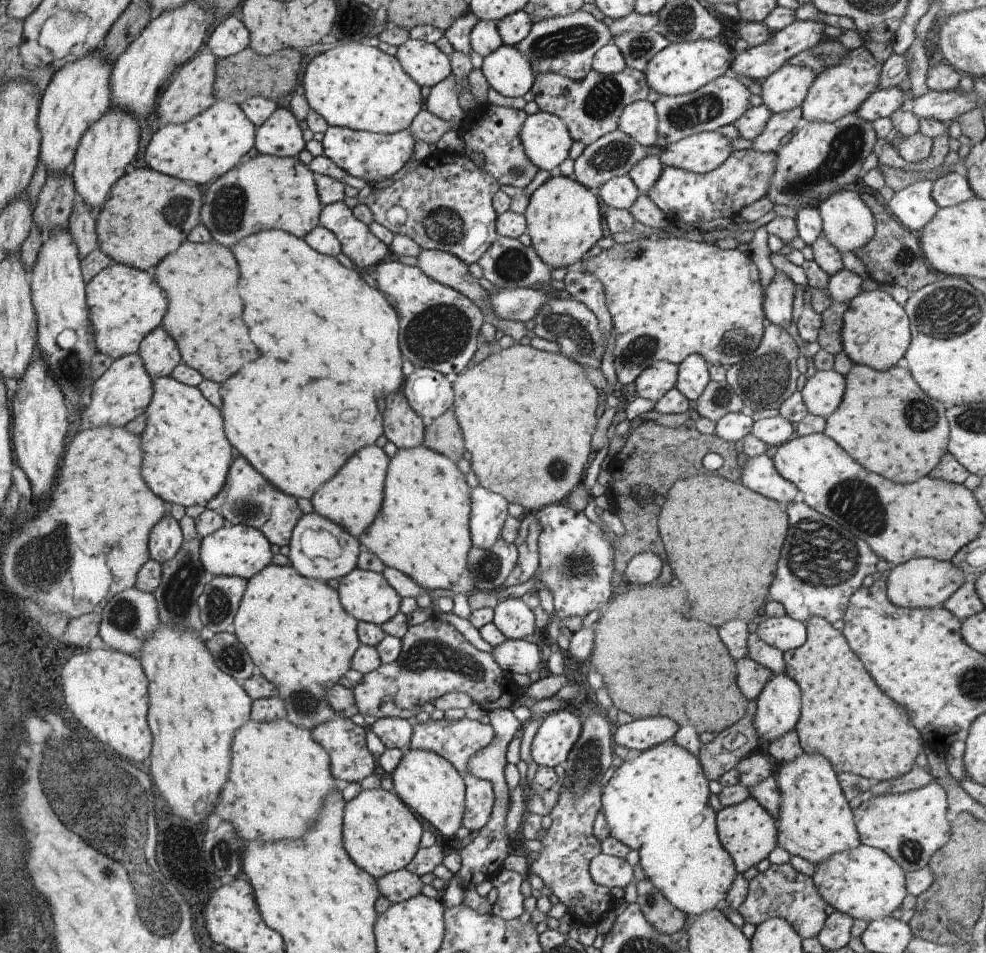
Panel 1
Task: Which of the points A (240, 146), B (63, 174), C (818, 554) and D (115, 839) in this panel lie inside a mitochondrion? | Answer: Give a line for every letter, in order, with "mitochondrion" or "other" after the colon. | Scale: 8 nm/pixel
A: other
B: other
C: mitochondrion
D: mitochondrion

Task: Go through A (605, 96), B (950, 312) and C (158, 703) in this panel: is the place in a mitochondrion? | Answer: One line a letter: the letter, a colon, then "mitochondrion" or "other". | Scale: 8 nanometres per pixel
A: mitochondrion
B: mitochondrion
C: other

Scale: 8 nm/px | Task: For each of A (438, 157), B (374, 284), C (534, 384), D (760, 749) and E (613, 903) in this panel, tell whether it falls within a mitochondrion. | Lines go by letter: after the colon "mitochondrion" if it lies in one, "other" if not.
A: other
B: other
C: other
D: other
E: other

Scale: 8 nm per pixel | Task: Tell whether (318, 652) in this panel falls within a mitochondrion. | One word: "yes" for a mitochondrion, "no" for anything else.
no

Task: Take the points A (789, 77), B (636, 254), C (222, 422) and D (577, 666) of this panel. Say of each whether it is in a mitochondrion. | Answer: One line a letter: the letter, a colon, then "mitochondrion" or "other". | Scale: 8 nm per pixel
A: other
B: mitochondrion
C: other
D: other

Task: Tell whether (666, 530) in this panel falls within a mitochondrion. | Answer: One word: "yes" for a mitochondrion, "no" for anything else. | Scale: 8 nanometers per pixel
no

